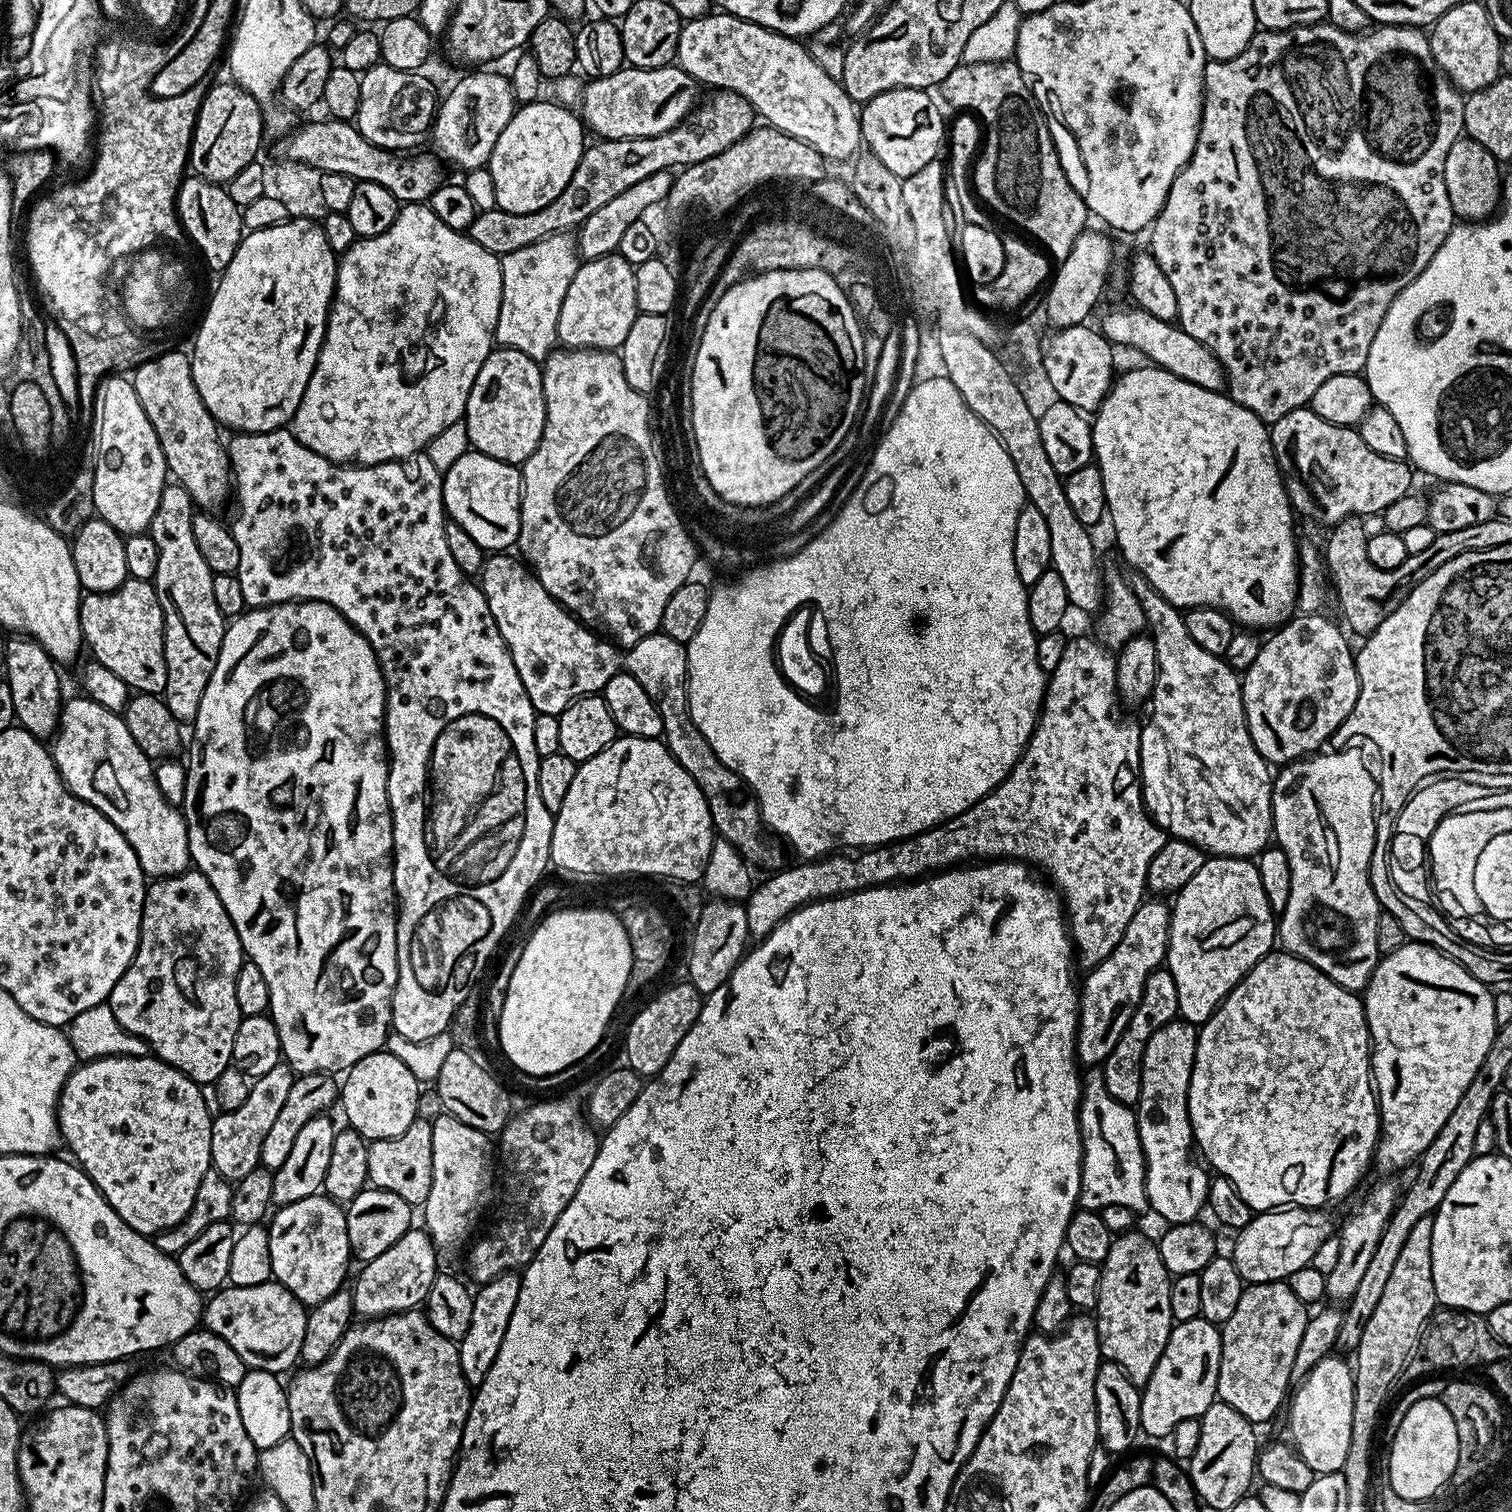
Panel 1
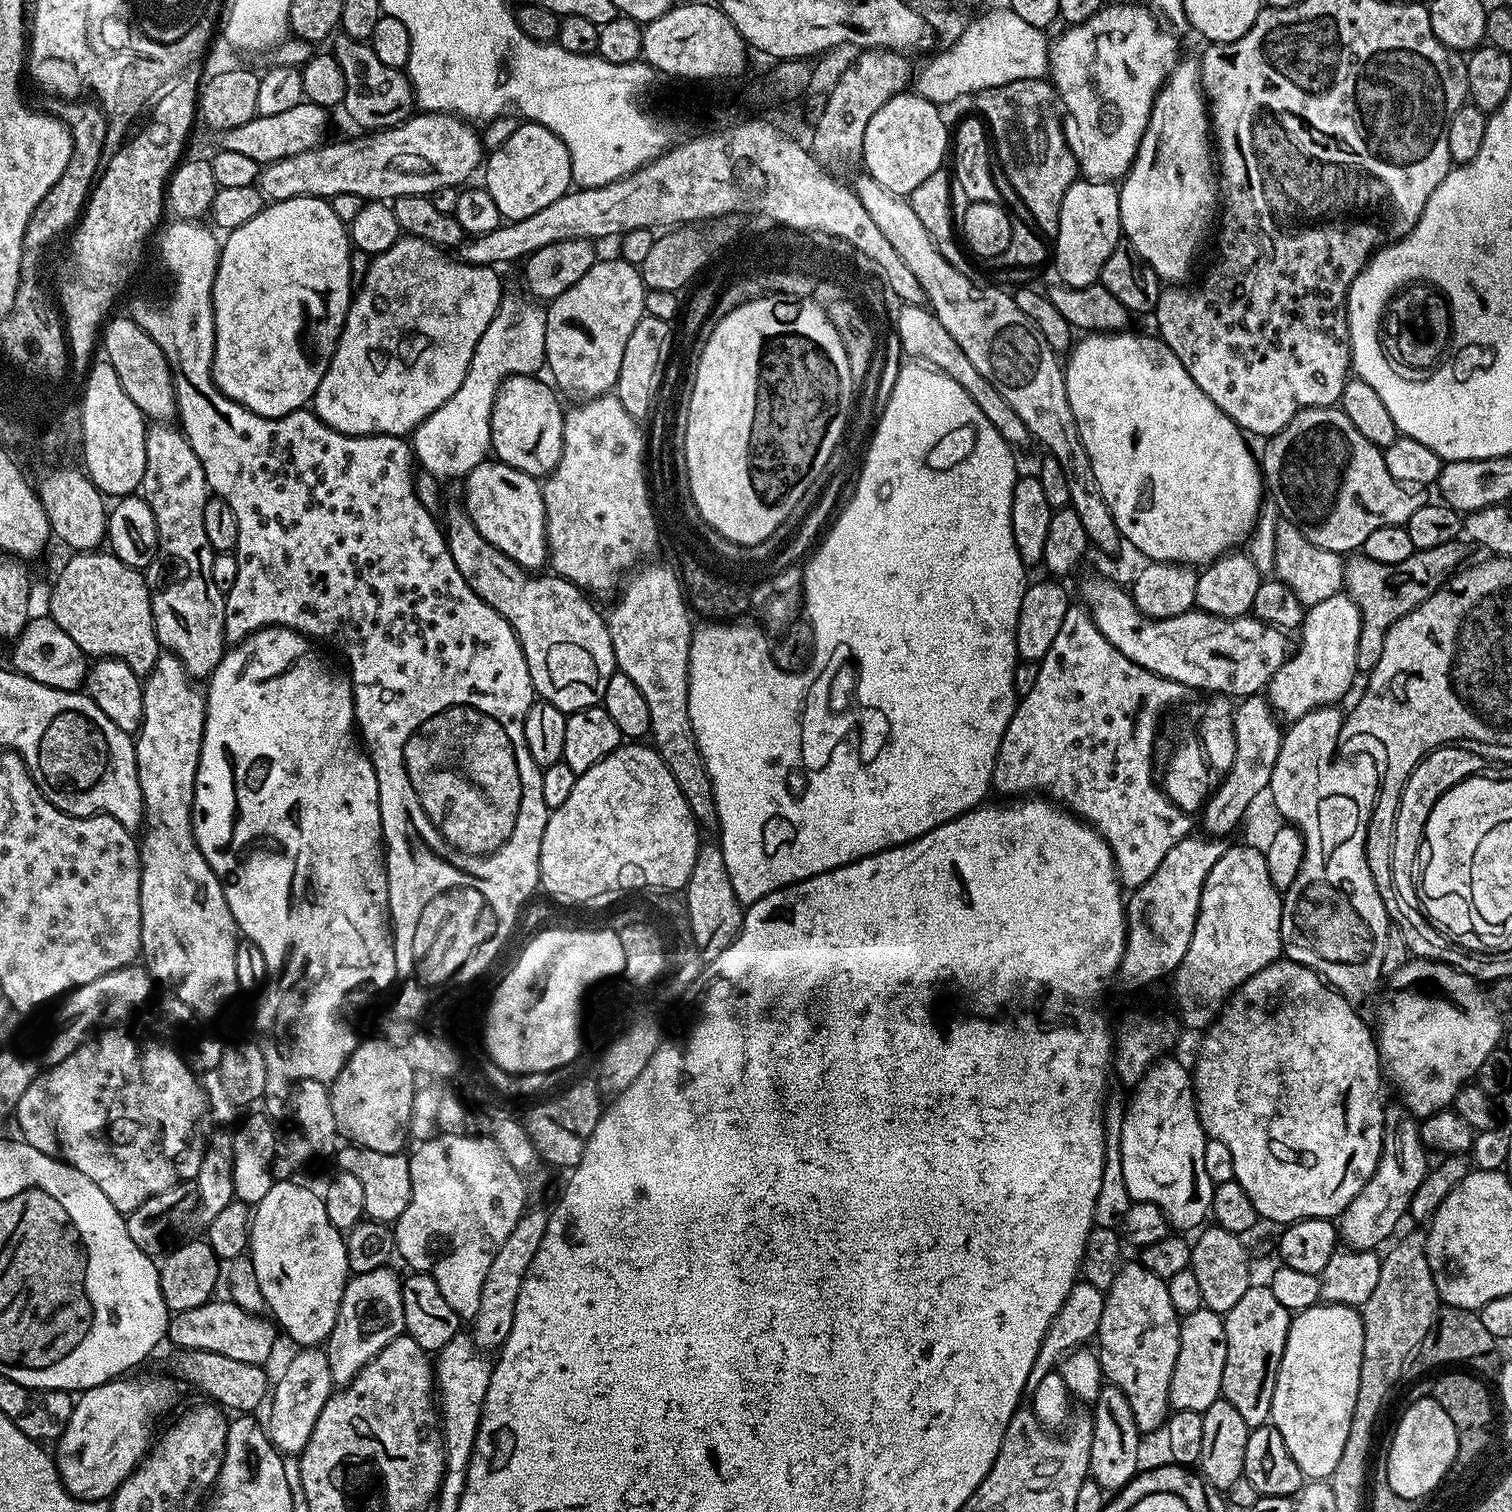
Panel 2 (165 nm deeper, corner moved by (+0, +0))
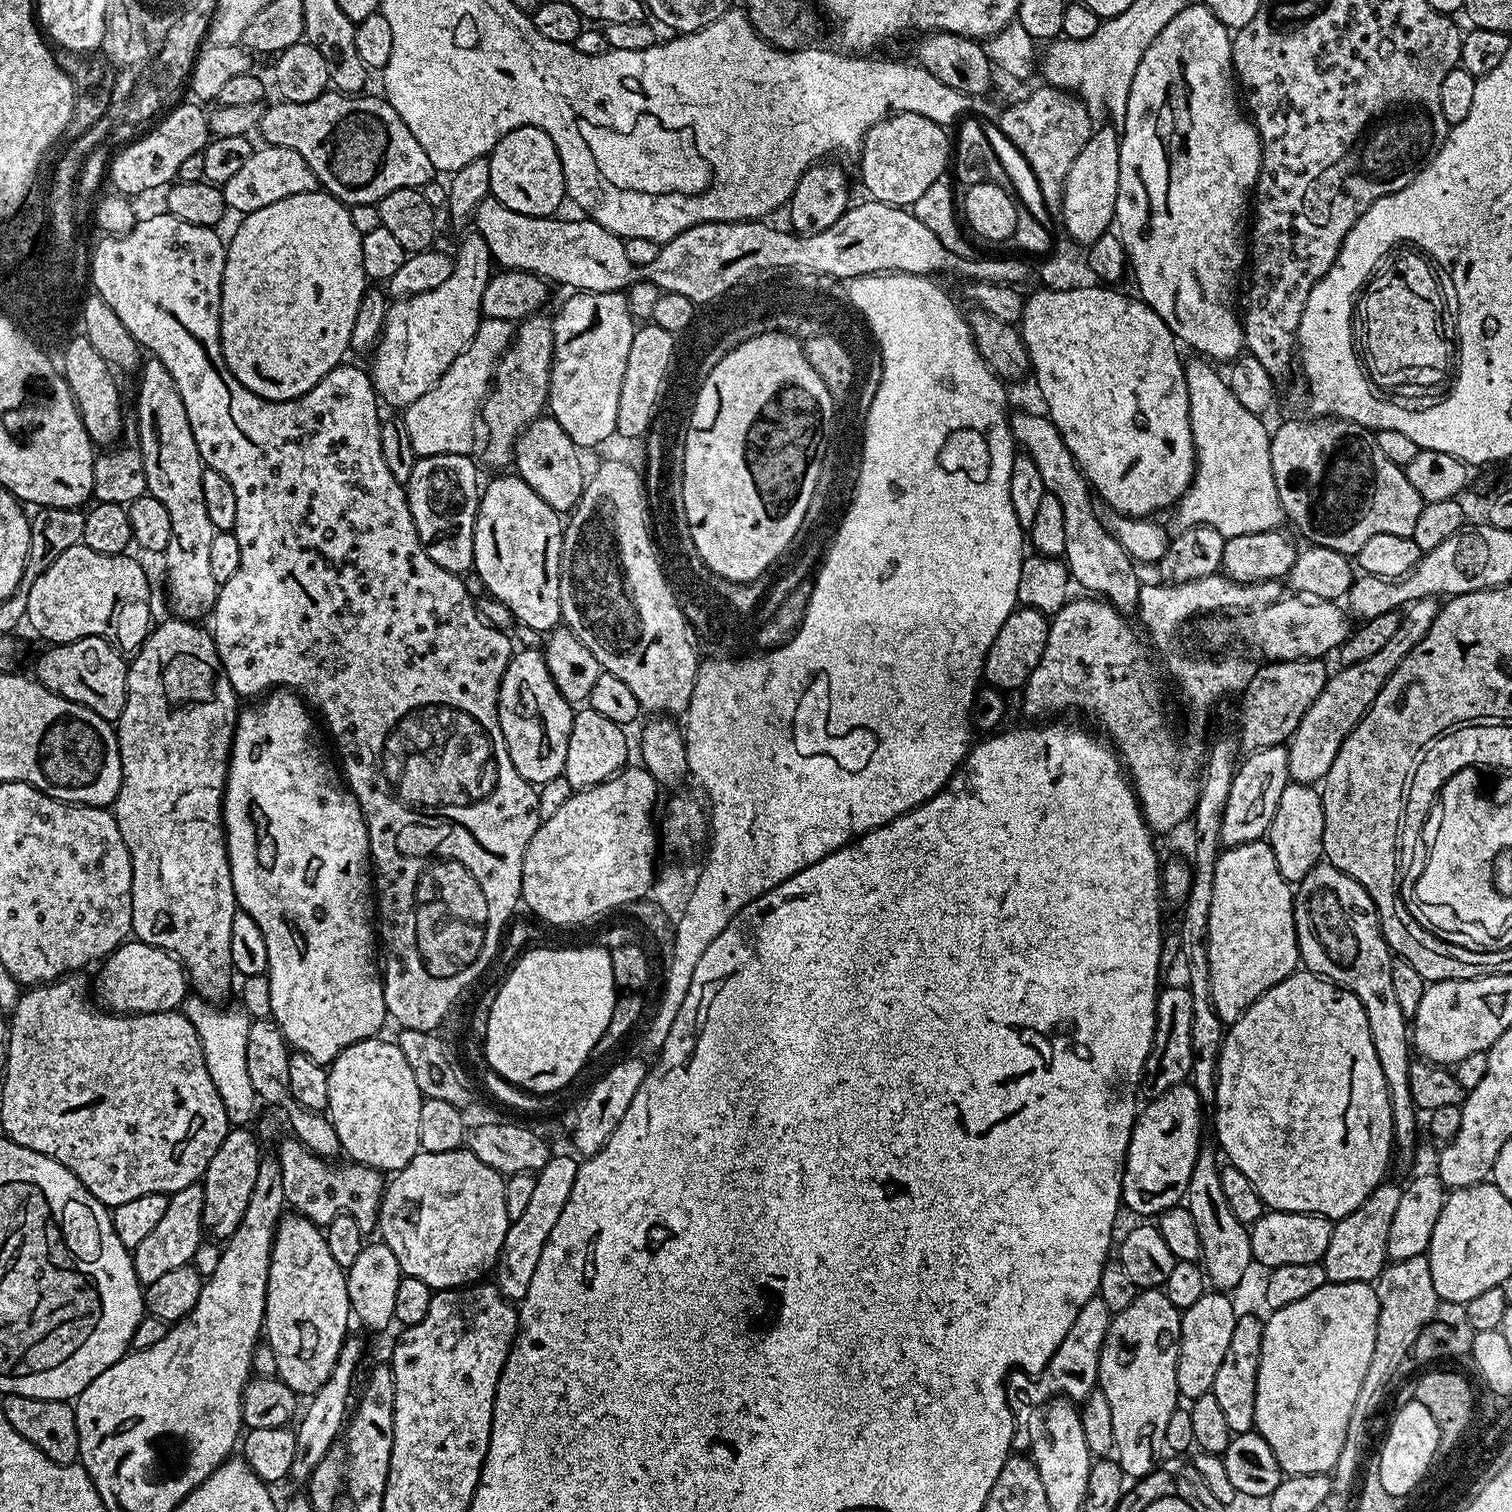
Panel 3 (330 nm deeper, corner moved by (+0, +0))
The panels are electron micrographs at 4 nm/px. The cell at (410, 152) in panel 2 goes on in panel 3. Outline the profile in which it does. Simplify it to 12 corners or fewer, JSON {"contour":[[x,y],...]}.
{"contour":[[260,146],[223,184],[239,214],[317,191],[298,151]]}

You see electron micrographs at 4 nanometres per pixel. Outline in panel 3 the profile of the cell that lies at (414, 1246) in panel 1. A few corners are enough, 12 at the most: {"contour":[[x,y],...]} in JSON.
{"contour":[[349,1335],[294,1428],[289,1477],[311,1480],[341,1439],[363,1342]]}

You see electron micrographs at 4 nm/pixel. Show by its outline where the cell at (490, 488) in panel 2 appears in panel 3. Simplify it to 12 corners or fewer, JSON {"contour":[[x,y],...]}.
{"contour":[[483,485],[472,568],[532,632],[561,623],[561,513]]}

